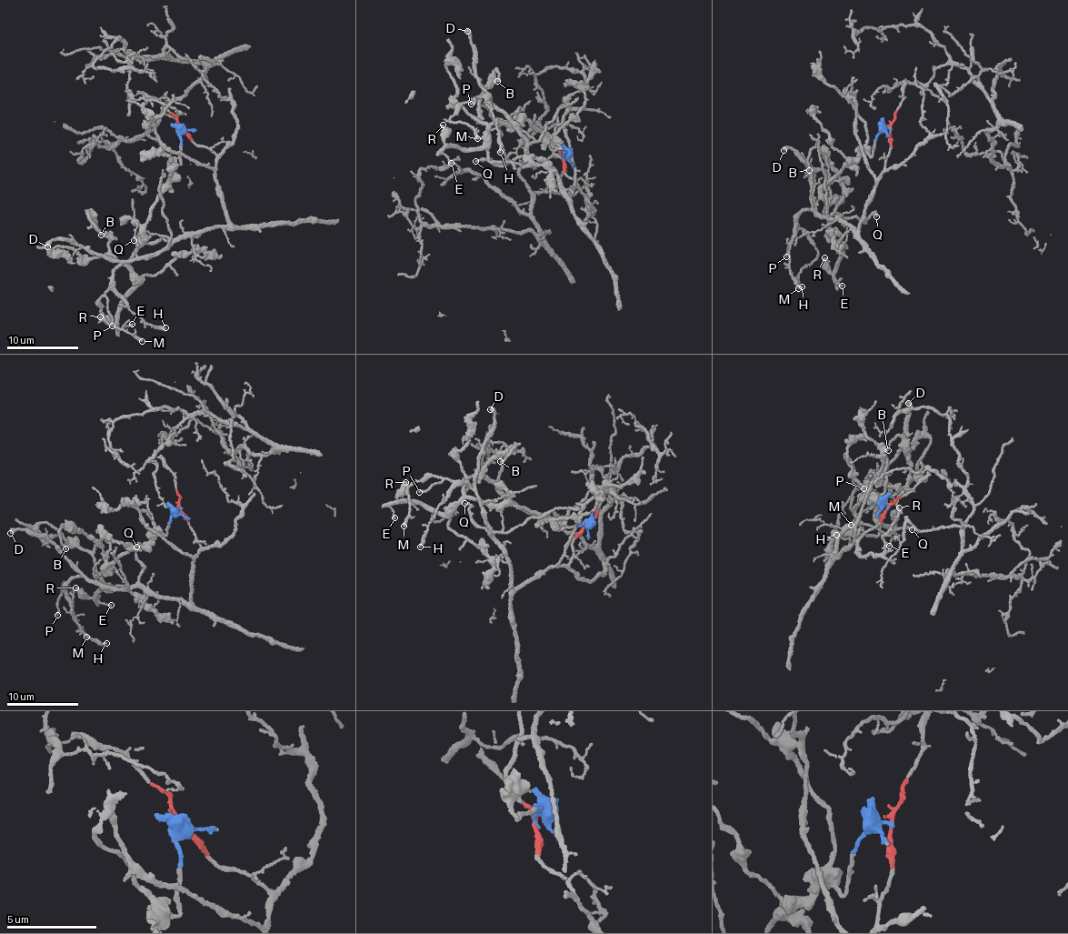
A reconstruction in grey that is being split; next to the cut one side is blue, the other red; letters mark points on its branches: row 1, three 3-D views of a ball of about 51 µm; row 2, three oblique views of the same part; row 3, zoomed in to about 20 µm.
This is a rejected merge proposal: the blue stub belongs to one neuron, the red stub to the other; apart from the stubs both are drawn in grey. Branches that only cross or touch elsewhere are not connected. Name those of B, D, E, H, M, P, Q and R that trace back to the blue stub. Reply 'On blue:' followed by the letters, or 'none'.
On blue: B, E, R

